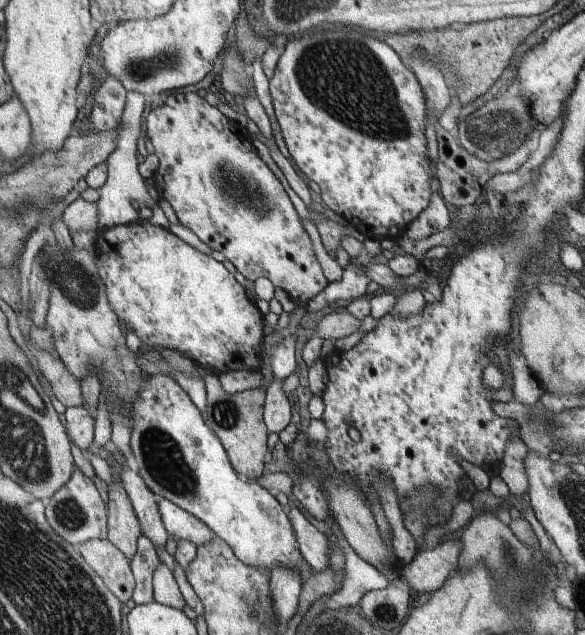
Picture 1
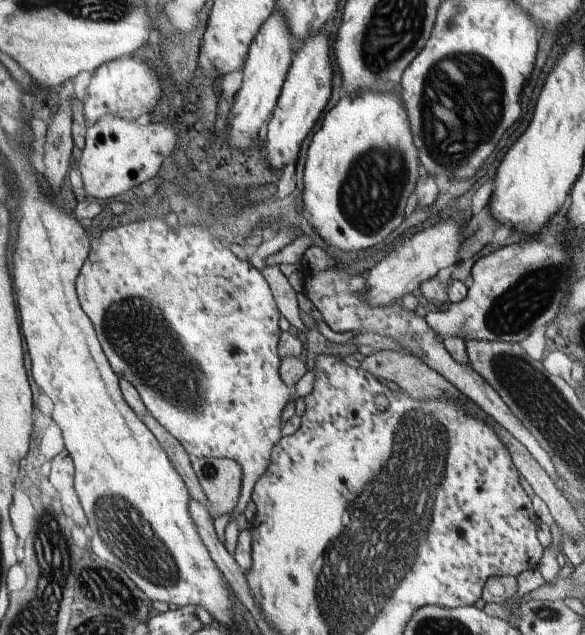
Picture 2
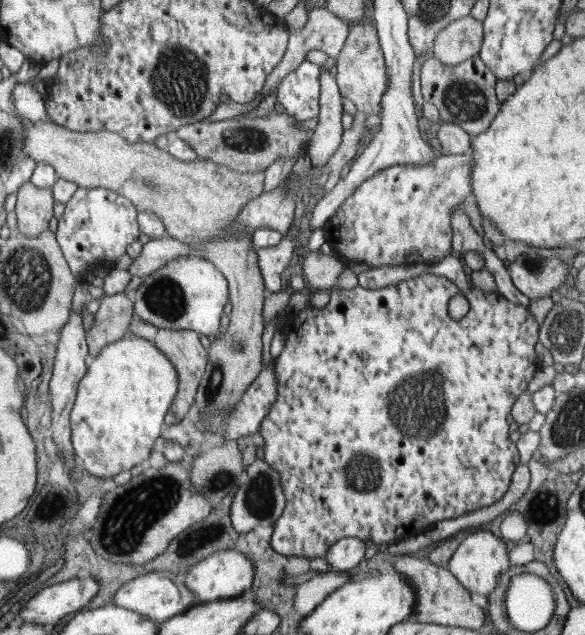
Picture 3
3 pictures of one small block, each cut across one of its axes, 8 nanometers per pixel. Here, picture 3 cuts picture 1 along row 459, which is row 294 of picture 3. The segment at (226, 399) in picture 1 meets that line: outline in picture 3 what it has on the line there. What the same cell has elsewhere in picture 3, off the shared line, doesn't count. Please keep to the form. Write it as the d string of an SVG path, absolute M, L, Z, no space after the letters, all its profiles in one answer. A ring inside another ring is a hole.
M36 121L28 126L28 137L24 137L24 151L30 158L35 159L37 164L46 163L53 166L58 179L70 180L78 184L78 187L104 187L117 190L120 195L131 199L138 210L157 213L166 227L167 236L186 245L190 244L192 250L202 254L201 257L208 259L208 262L215 263L219 271L226 276L231 284L230 321L226 326L226 332L206 340L210 362L203 380L200 381L192 411L197 415L210 415L214 411L230 415L230 411L234 411L236 404L243 400L244 393L260 374L262 328L264 328L262 308L266 300L264 298L266 288L258 268L259 258L256 258L256 252L250 242L251 234L248 231L232 233L230 230L232 226L236 226L243 209L264 192L264 185L267 182L266 172L254 174L234 171L231 167L204 158L183 161L168 153L166 149L159 149L152 141L135 145L112 131L78 132L52 121Z

